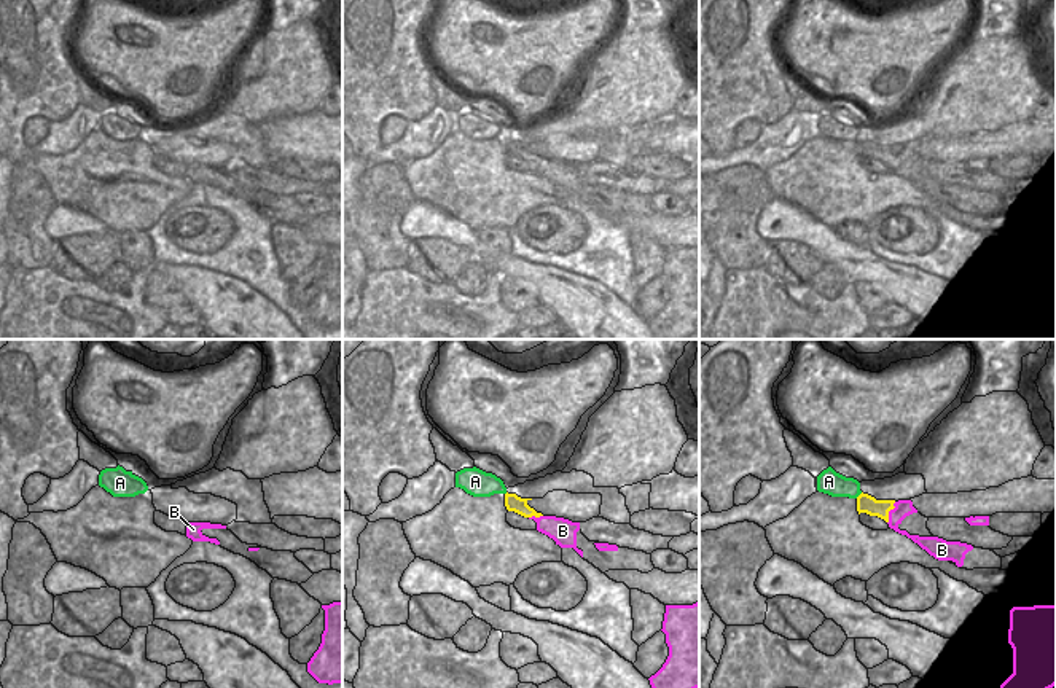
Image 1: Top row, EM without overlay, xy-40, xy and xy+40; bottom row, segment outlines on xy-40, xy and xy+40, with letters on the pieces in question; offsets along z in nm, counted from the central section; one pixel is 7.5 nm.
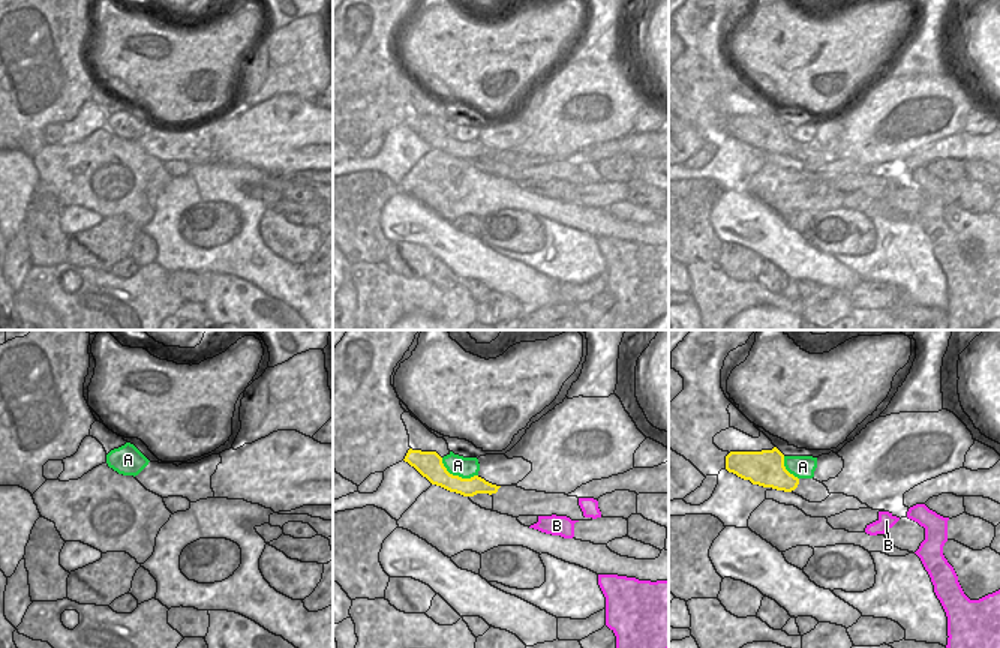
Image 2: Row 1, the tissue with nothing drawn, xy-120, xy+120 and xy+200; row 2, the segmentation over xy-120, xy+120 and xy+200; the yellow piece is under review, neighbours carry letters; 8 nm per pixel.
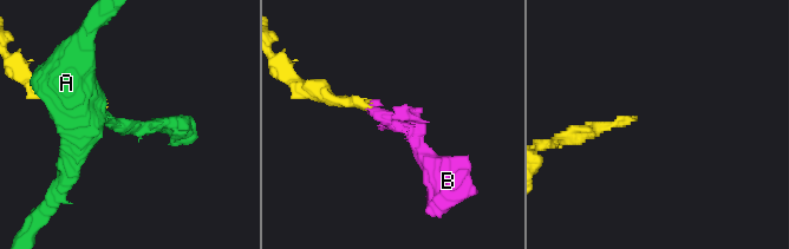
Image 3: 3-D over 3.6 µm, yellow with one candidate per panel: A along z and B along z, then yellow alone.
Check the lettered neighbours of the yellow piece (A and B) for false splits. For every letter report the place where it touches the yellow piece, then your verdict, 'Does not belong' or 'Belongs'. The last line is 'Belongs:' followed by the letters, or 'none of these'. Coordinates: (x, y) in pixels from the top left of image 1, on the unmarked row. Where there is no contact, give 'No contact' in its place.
A: Touches yellow at xy+40 (860, 137). Does not belong
B: Touches yellow at xy+40 (887, 156). Does not belong
Belongs: none of these

